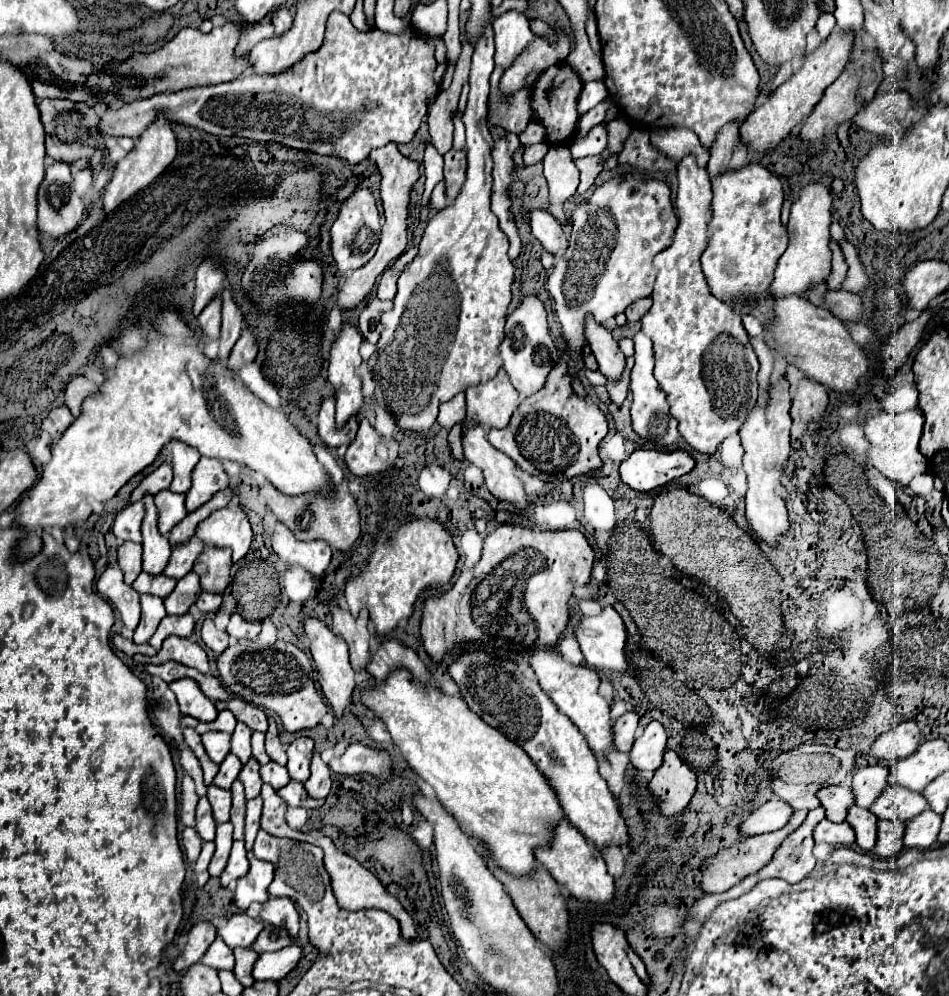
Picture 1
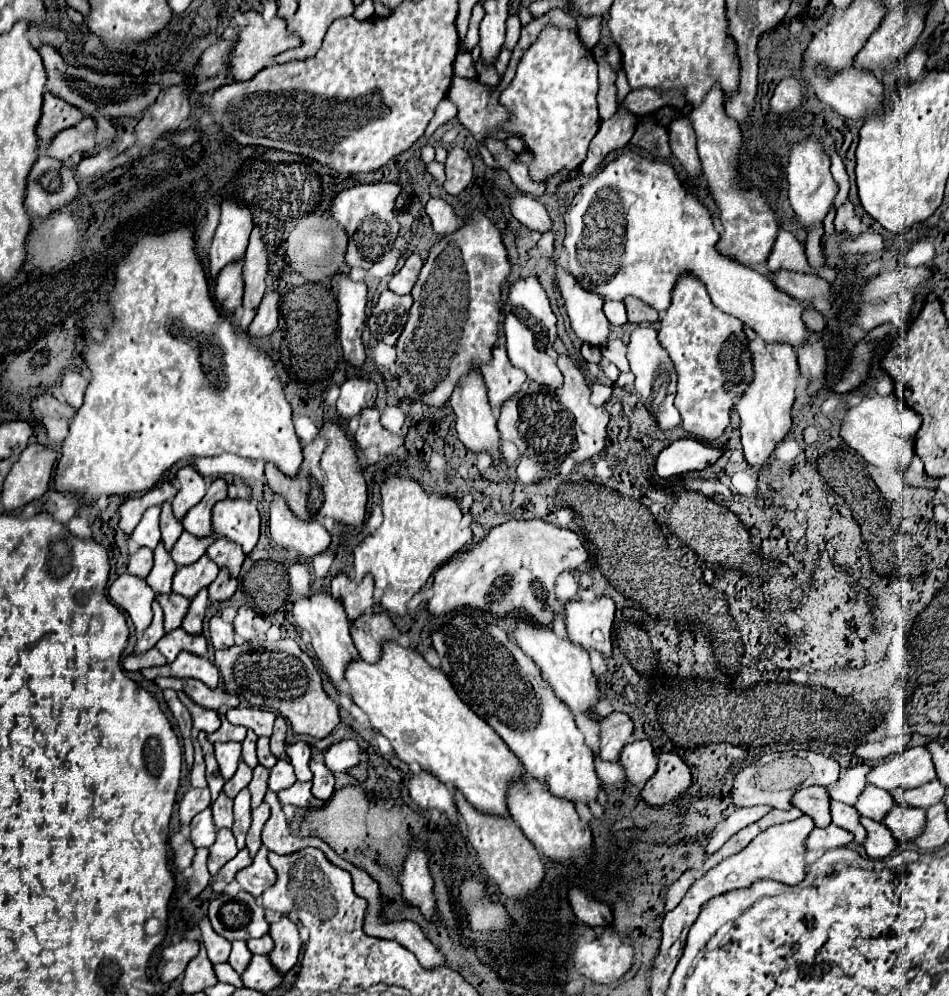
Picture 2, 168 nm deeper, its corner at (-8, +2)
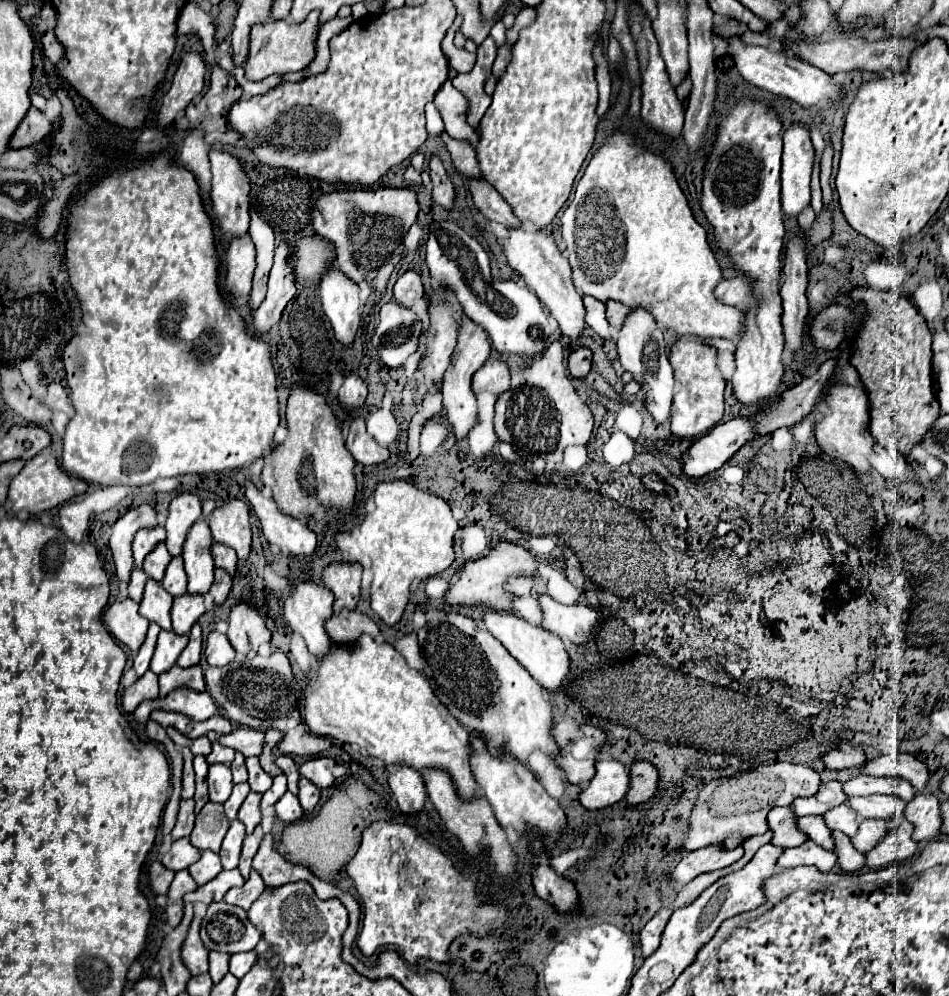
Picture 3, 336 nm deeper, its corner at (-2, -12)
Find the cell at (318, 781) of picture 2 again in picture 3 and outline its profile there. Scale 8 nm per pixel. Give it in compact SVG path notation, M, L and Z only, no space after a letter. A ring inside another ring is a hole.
M301 778L299 780L299 794L297 794L297 798L299 798L301 808L305 812L311 812L317 806L319 796L321 796L321 790L313 782L309 782L307 778Z

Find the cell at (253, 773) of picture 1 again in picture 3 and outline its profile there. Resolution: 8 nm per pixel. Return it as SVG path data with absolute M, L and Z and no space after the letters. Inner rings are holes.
M251 792L251 794L245 798L245 802L241 804L241 808L239 808L239 814L237 814L237 818L239 818L239 820L245 824L245 828L247 828L247 834L251 834L251 832L255 830L255 826L261 822L259 802L261 802L261 794L255 794L255 792Z

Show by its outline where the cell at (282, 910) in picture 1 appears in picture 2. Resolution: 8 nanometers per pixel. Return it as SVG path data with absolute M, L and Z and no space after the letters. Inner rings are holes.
M281 916L279 922L271 924L269 934L275 940L275 948L269 954L269 958L271 958L273 966L285 974L295 966L301 944L303 944L301 936L299 936L299 928L289 916Z

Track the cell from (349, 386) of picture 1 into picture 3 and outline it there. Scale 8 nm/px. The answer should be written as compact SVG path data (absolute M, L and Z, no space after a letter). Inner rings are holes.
M329 266L319 282L323 312L329 318L335 338L351 344L359 328L359 288L341 270Z

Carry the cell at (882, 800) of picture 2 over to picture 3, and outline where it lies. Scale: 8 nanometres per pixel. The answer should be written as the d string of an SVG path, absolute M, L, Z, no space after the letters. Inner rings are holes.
M845 804L835 806L835 810L827 810L827 814L823 814L823 820L827 822L827 828L841 830L847 836L855 836L855 830L861 822L861 818Z

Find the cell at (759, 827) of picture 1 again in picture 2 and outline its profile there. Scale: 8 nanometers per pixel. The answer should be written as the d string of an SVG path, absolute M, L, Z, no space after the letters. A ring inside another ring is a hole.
M749 806L749 808L739 808L739 810L735 810L725 822L721 822L721 824L715 828L715 832L713 832L713 836L711 836L705 852L707 852L707 854L717 852L731 836L735 836L741 828L745 828L745 826L757 822L759 818L763 818L769 810L773 810L773 808Z

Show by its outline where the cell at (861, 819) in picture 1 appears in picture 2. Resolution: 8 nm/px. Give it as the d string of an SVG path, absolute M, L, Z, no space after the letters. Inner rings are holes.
M831 802L831 816L833 824L849 830L855 836L855 842L863 844L865 842L865 828L861 828L861 814L855 810L855 806L841 804L841 802Z

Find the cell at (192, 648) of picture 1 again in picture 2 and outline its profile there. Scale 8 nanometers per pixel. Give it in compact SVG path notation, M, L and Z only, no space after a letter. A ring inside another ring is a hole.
M181 652L175 662L163 664L159 668L145 668L141 670L143 678L153 680L157 676L177 676L177 678L197 678L205 682L209 688L217 688L219 684L219 670L213 662L205 656L193 656L193 652Z

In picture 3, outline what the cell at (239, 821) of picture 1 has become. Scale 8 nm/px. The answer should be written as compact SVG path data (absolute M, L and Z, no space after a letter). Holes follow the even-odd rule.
M233 820L229 832L227 832L225 840L223 840L221 852L219 852L219 856L221 856L221 864L223 864L223 870L233 870L233 868L237 868L243 838L245 838L245 826L243 826L239 820Z

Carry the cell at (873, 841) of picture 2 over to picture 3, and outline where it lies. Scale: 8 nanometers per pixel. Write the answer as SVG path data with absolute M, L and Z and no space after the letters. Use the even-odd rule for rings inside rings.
M833 832L833 838L835 838L835 854L837 854L837 864L841 866L841 870L845 872L855 872L855 870L861 870L865 866L865 858L861 852L857 852L853 846L851 846L851 840L849 836L841 834L841 832Z

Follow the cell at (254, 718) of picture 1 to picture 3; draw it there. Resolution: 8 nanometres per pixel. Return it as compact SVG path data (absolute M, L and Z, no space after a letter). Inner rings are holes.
M241 726L241 728L233 730L231 734L219 736L219 742L223 746L229 746L229 748L241 752L245 758L259 756L261 754L261 746L263 746L263 732Z

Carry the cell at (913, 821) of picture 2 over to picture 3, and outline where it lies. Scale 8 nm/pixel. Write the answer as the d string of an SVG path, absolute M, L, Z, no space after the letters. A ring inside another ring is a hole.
M863 820L859 824L857 834L851 838L851 844L859 852L867 852L867 850L871 850L885 836L887 828L889 828L887 820Z

